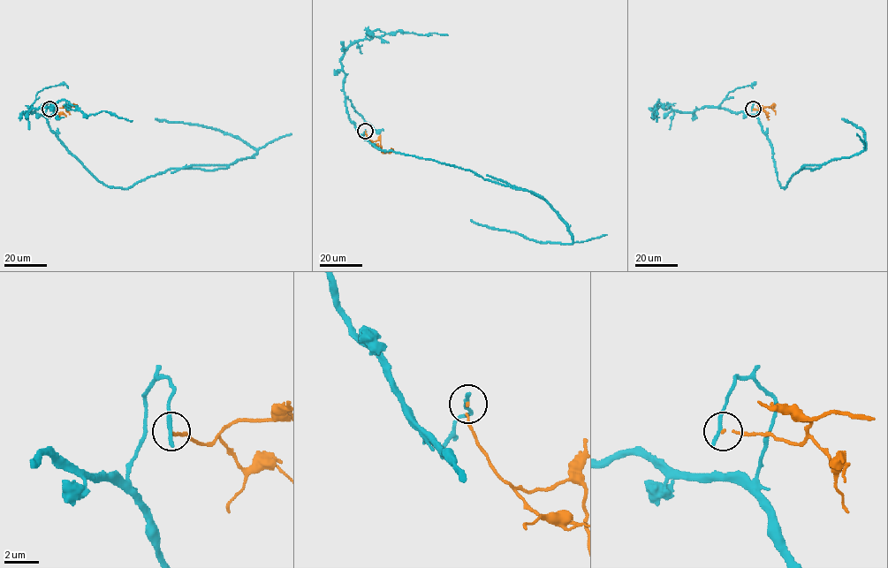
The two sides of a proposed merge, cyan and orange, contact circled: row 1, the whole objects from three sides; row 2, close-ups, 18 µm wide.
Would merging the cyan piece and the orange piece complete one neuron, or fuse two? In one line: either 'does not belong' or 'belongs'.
does not belong

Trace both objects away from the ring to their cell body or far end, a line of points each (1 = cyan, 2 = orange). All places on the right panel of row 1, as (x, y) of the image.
1: (752, 109), (756, 102), (777, 179), (785, 188), (801, 169), (812, 170), (864, 151), (864, 132), (841, 118)
2: (752, 109), (762, 110), (763, 107), (774, 106), (770, 108)

